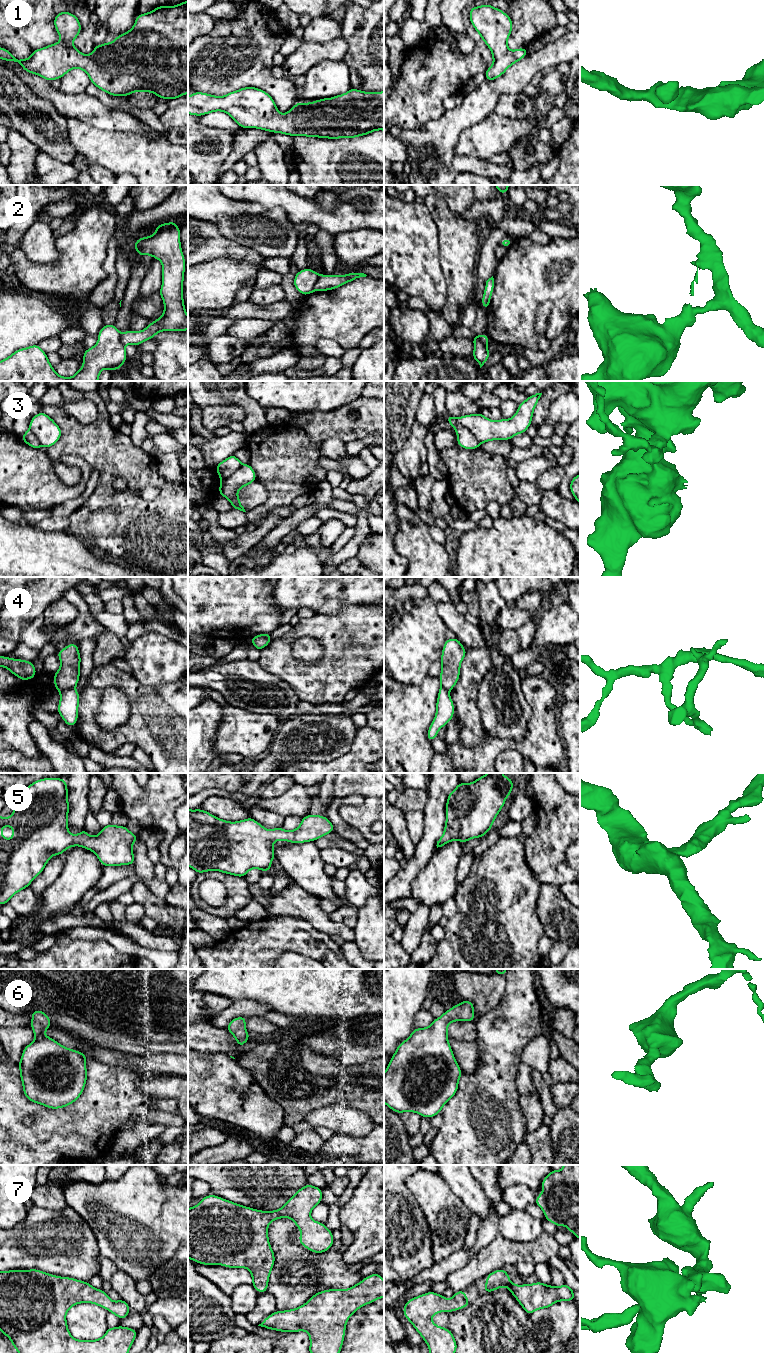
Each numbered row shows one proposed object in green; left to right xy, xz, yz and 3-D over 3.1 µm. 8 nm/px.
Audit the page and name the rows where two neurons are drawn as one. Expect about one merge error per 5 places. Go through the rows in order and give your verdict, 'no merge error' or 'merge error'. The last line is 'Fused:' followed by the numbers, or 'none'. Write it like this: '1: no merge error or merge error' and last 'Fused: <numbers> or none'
1: no merge error
2: merge error
3: merge error
4: merge error
5: no merge error
6: no merge error
7: no merge error
Fused: 2, 3, 4

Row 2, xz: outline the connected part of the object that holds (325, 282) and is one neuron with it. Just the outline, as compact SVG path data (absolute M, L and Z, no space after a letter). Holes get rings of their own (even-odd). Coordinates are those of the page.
M350 272L346 275L320 275L317 283L316 289L318 291L329 291L338 287L341 287L342 285L349 283L357 278L360 277L366 277L367 275L364 273L353 273Z

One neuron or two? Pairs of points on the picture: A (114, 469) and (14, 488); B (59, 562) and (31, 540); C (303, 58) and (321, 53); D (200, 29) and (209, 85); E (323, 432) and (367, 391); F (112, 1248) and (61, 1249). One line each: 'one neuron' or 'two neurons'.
A: two neurons
B: one neuron
C: one neuron
D: two neurons
E: two neurons
F: two neurons

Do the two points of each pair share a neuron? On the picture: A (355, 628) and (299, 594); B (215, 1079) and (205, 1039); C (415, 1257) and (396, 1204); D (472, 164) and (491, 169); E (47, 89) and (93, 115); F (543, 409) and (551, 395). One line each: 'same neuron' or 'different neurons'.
A: different neurons
B: different neurons
C: same neuron
D: same neuron
E: same neuron
F: same neuron

